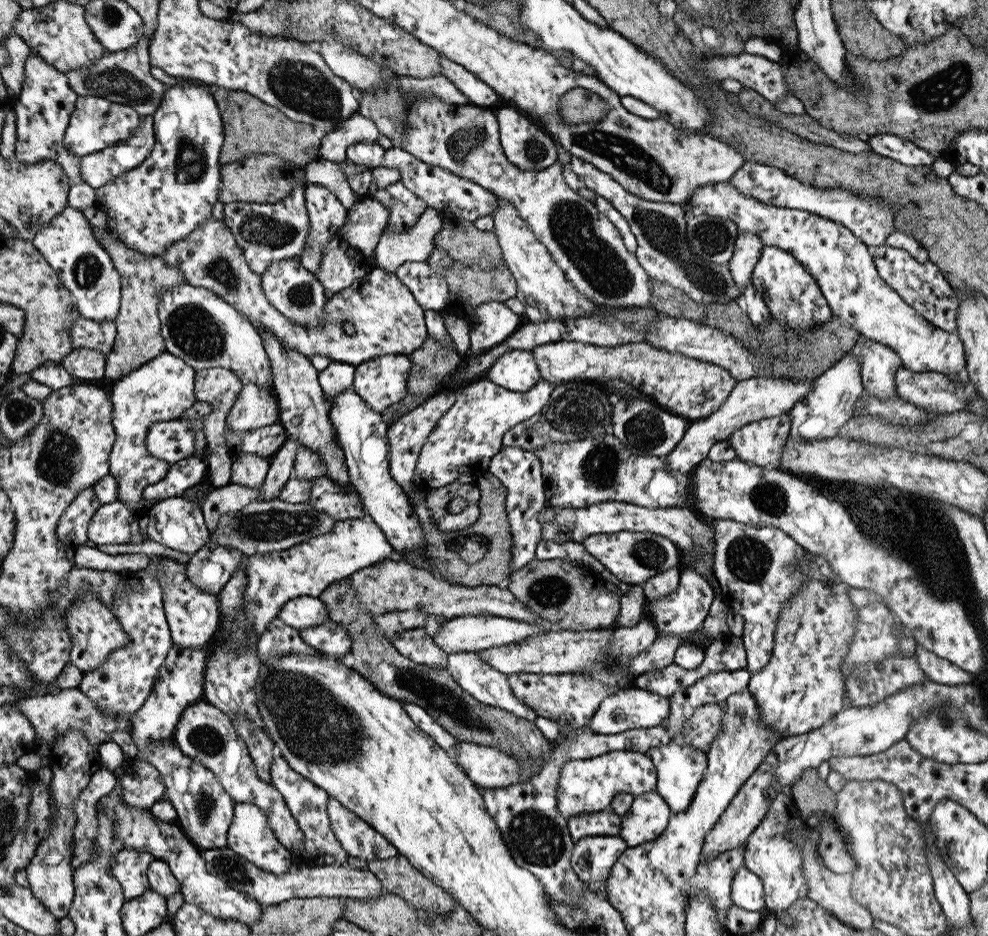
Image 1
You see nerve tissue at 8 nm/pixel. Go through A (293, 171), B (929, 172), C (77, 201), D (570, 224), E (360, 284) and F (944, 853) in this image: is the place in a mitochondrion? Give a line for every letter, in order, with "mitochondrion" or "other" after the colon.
A: other
B: other
C: other
D: mitochondrion
E: other
F: other

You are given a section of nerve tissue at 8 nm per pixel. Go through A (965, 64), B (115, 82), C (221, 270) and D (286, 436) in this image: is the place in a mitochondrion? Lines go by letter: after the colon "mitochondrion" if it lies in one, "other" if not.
A: mitochondrion
B: mitochondrion
C: mitochondrion
D: other

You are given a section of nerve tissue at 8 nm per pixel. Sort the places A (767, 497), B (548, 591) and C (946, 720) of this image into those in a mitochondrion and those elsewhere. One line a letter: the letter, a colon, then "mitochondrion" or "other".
A: mitochondrion
B: mitochondrion
C: mitochondrion

